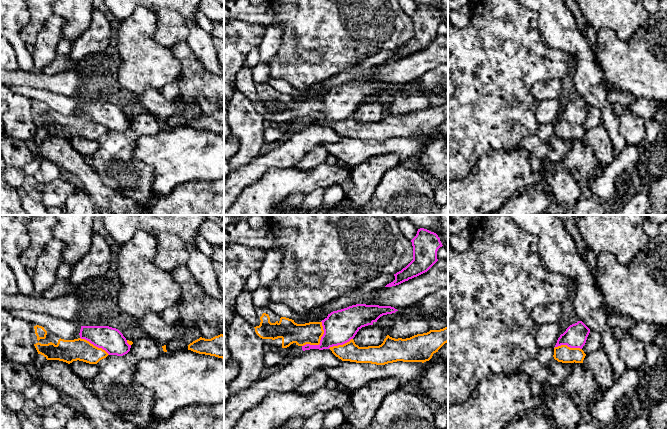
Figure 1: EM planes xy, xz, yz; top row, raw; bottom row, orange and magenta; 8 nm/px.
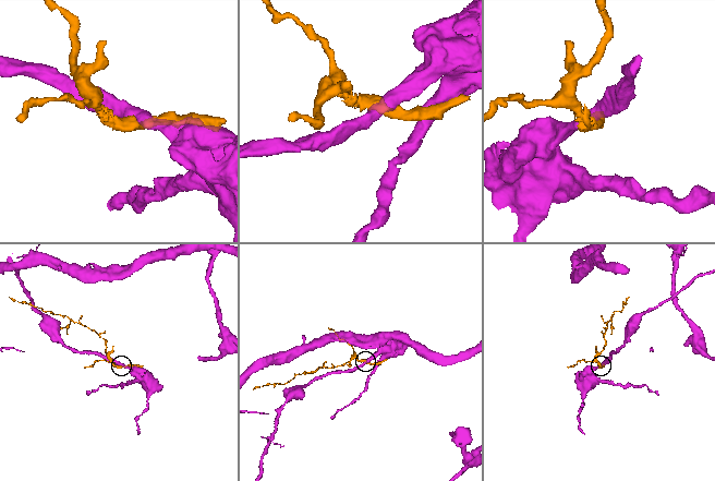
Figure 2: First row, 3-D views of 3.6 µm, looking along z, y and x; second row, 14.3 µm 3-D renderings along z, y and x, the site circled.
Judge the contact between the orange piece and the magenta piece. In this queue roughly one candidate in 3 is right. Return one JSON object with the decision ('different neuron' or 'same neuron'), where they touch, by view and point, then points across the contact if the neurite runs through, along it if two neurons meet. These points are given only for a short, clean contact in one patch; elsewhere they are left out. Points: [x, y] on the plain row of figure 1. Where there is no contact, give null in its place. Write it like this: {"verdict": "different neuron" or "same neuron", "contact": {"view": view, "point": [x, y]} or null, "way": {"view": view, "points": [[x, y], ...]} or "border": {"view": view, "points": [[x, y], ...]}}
{"verdict": "different neuron", "contact": {"view": "xz", "point": [319, 117]}, "border": {"view": "xz", "points": [[321, 97], [323, 111], [320, 118], [302, 122]]}}

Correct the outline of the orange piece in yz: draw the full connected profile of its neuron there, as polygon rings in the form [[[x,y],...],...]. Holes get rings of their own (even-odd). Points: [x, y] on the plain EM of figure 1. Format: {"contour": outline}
{"contour": [[[561,121],[554,124],[554,135],[562,139],[583,139],[586,130],[580,124],[570,124]]]}

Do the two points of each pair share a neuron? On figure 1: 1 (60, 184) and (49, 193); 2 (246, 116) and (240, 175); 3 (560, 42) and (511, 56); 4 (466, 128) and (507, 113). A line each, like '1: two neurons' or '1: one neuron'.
1: one neuron
2: two neurons
3: two neurons
4: one neuron

